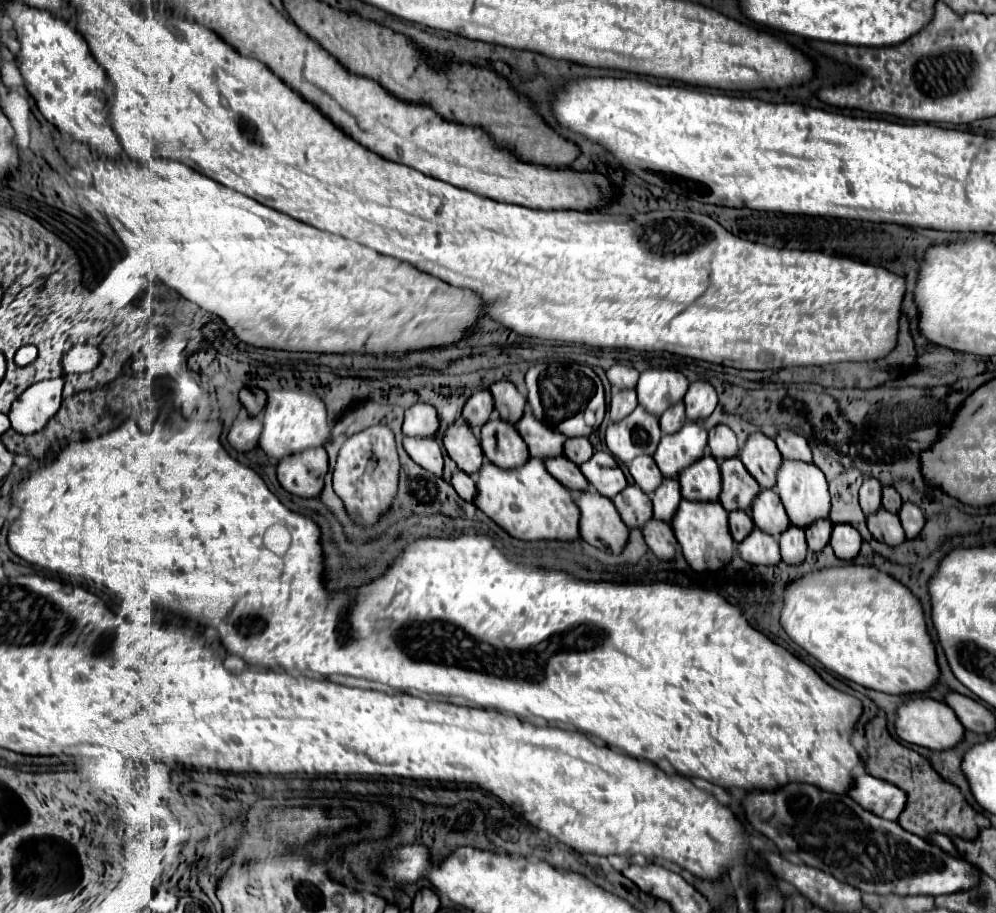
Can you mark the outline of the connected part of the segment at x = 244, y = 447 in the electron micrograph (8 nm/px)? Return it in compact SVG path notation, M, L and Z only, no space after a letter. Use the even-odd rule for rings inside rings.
M243 417L235 419L235 423L229 429L229 445L241 453L249 453L257 449L259 445L259 433L263 429L261 417Z

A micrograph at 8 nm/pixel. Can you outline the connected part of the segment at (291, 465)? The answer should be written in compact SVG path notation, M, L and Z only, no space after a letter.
M317 447L281 459L277 465L277 479L291 495L301 499L315 499L323 491L327 469L327 453L323 447Z

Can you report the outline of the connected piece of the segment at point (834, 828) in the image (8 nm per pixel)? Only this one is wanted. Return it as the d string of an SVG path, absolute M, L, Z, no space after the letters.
M785 785L773 793L769 791L753 791L743 803L745 815L753 829L761 831L769 837L783 855L793 855L805 865L815 869L823 869L831 873L837 881L845 881L861 893L877 893L877 895L945 895L961 889L969 889L977 883L977 869L967 861L955 859L945 853L937 845L929 845L925 839L901 829L899 823L887 821L869 813L859 803L855 803L849 795L835 795L821 791L813 785Z

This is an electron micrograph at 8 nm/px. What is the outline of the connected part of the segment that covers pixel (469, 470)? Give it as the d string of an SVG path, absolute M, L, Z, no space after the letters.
M451 425L443 437L443 443L449 457L457 463L461 471L465 471L467 475L475 475L481 469L483 451L467 425Z

